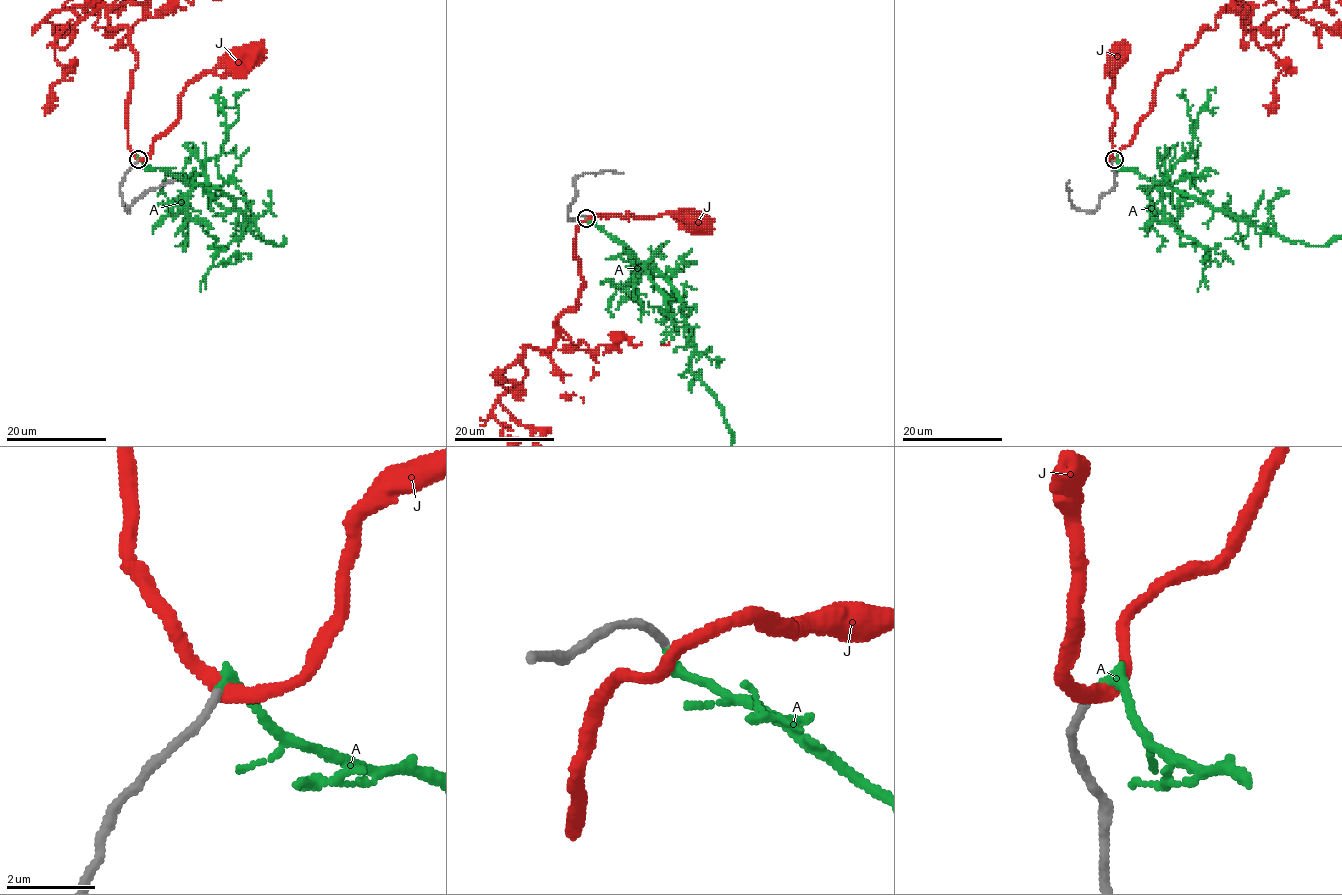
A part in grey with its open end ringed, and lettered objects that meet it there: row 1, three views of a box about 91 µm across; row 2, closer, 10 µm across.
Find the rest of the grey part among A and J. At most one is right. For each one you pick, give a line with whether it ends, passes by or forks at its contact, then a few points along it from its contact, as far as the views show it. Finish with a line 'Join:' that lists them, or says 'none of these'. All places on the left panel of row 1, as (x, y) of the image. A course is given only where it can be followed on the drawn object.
A: it ends
Join: A

